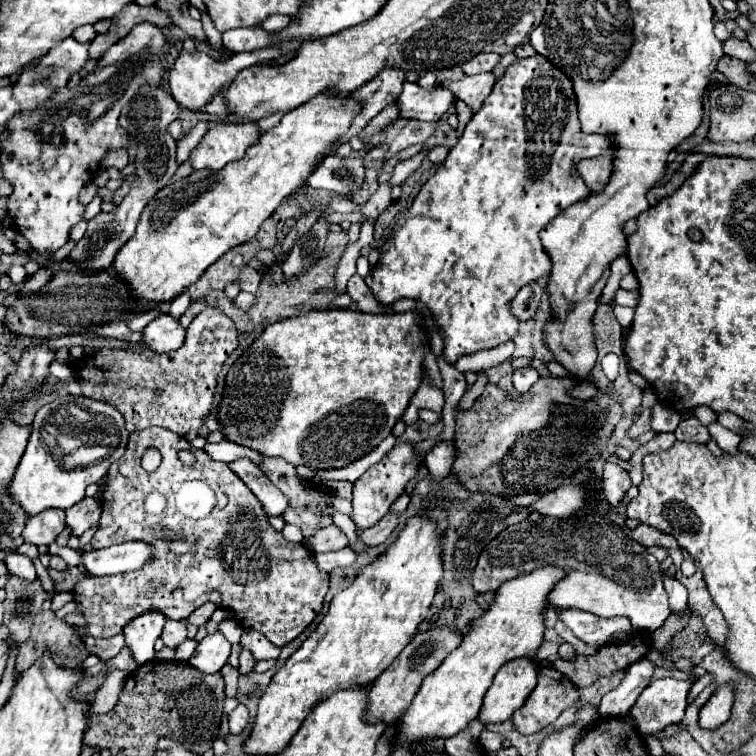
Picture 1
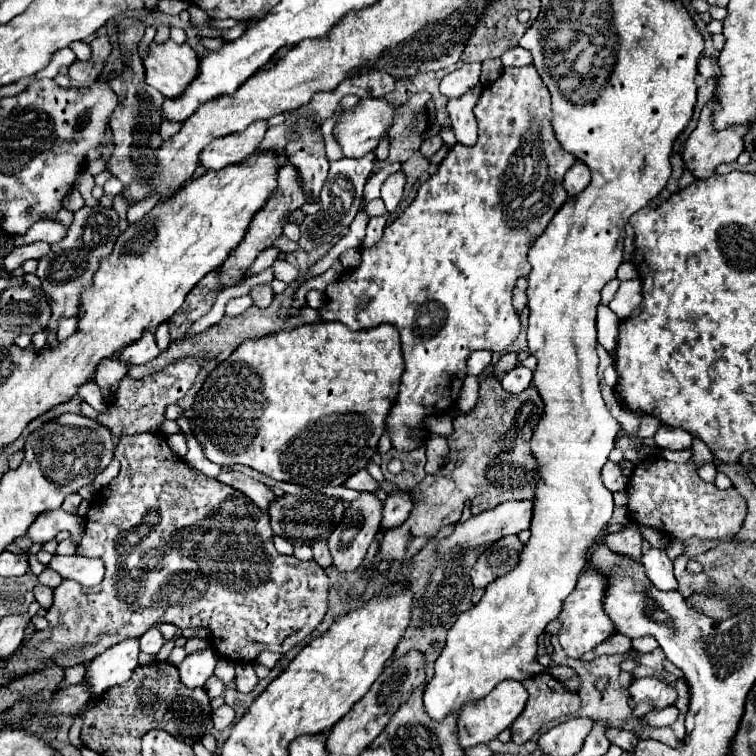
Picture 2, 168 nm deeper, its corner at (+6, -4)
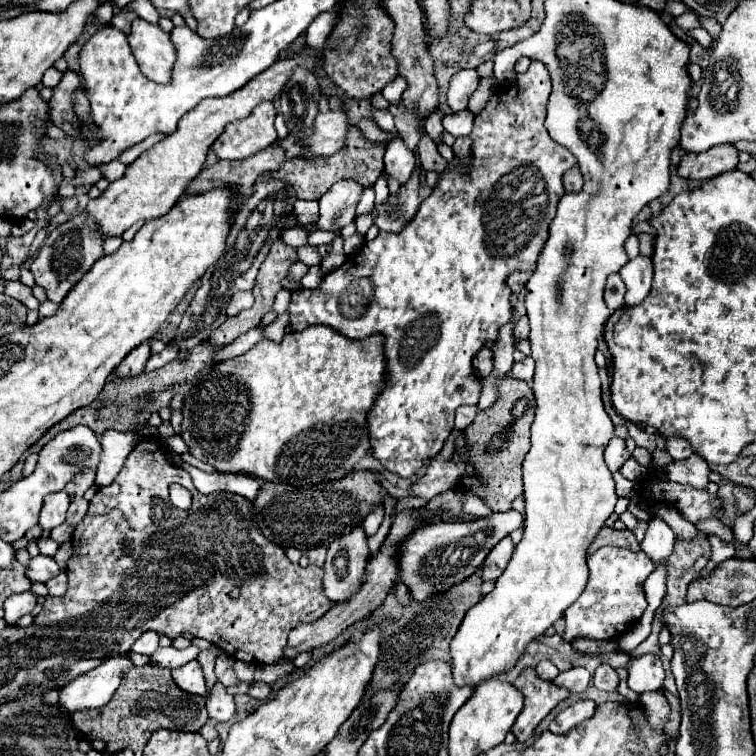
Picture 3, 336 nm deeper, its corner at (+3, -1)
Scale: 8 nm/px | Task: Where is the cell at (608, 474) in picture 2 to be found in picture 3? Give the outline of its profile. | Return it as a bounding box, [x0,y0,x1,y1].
[605,437,631,473]

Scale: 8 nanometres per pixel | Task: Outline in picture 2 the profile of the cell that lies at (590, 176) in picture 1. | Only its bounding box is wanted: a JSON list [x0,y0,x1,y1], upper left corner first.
[564,160,590,196]

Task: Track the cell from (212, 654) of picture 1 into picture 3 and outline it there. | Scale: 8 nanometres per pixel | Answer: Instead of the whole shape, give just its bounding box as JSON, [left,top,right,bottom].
[173,661,207,695]

